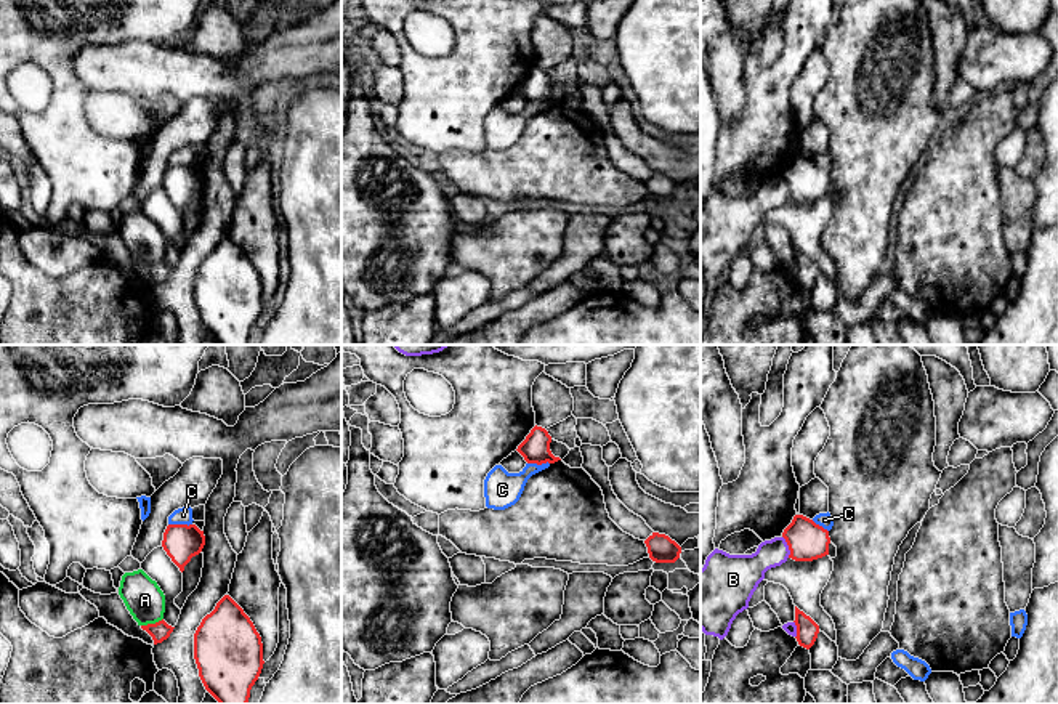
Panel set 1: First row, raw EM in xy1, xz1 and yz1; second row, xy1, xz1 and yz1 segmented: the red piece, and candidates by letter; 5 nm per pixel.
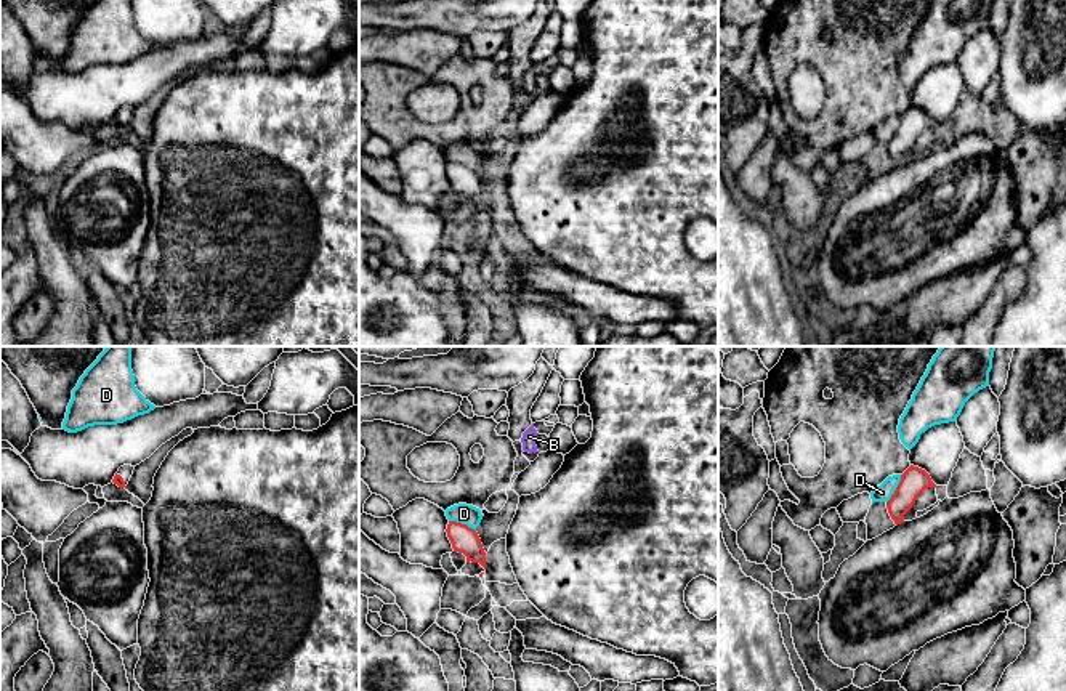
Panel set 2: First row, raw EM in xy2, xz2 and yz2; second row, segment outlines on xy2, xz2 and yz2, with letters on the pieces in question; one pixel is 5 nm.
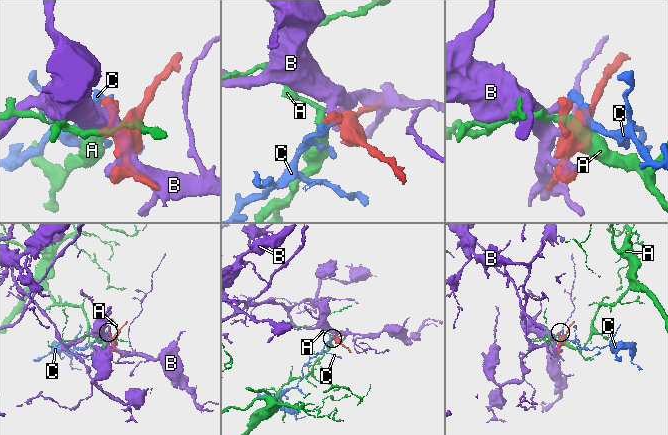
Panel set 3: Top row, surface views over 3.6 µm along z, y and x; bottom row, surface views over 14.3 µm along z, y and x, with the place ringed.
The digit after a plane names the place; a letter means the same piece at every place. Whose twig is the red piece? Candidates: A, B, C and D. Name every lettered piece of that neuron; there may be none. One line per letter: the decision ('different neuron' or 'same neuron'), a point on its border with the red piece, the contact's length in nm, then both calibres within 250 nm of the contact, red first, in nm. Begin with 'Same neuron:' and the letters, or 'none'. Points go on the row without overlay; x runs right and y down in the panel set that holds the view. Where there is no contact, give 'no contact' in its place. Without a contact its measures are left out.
Same neuron: none
A: different neuron; meets red in xy1 at (151, 265); contact 120 nm long; 100 nm thick on the red side, 200 nm on the other
B: different neuron; meets red in yz1 at (789, 188); contact 120 nm long; 200 nm thick on the red side, 180 nm on the other
C: different neuron; meets red in xy1 at (180, 165); contact 120 nm long; 180 nm thick on the red side, 80 nm on the other
D: different neuron; meets red in yz2 at (896, 130); contact 160 nm long; 140 nm thick on the red side, 90 nm on the other

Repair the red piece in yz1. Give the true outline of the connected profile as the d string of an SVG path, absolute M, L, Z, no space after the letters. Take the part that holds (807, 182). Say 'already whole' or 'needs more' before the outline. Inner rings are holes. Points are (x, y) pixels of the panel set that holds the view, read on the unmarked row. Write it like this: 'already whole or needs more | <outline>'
already whole | M803 156L794 157L782 178L790 191L789 199L795 202L813 202L829 196L829 172Z

